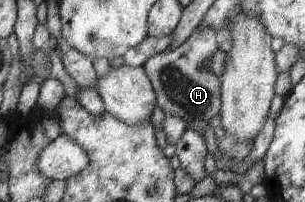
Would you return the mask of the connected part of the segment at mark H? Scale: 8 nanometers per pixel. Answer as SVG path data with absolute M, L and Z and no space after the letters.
M204 26L196 28L190 37L175 50L148 58L143 65L150 79L157 105L165 114L181 117L186 121L208 121L221 113L220 80L216 73L210 71L209 59L218 49L215 29Z

